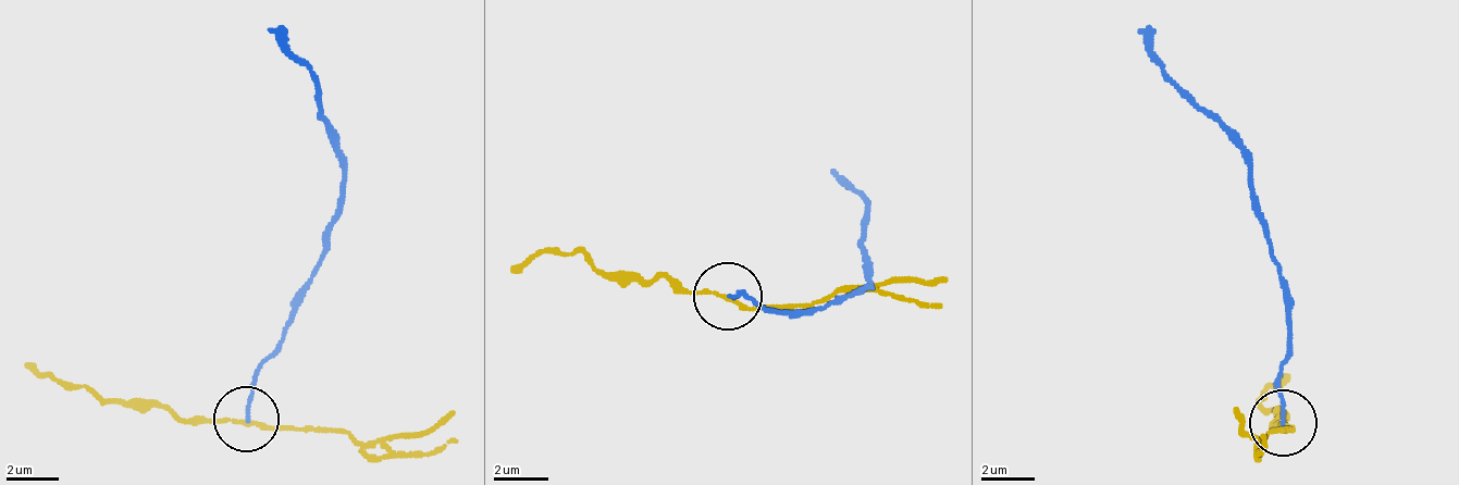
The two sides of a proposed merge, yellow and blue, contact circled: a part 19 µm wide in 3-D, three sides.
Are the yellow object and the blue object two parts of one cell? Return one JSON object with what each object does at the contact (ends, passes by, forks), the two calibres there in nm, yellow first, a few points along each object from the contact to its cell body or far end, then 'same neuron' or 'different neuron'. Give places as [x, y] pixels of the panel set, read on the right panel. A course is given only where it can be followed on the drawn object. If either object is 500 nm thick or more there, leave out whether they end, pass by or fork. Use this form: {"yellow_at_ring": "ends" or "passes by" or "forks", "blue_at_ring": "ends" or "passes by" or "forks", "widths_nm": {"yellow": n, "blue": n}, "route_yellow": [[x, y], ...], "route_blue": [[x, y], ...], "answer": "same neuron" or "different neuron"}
{"yellow_at_ring": "passes by", "blue_at_ring": "ends", "widths_nm": {"yellow": 140, "blue": 130}, "route_yellow": [[1281, 424], [1271, 420], [1286, 415], [1258, 397], [1288, 373]], "route_blue": [[1281, 424], [1280, 371], [1290, 350], [1285, 275], [1246, 187], [1246, 154], [1170, 76], [1137, 32]], "answer": "different neuron"}

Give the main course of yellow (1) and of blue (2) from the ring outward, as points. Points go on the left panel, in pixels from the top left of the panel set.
1: (247, 421), (202, 421), (180, 413), (128, 408), (91, 387), (53, 381), (24, 362)
2: (247, 421), (254, 369), (275, 349), (341, 191), (341, 159), (317, 77), (266, 30)

